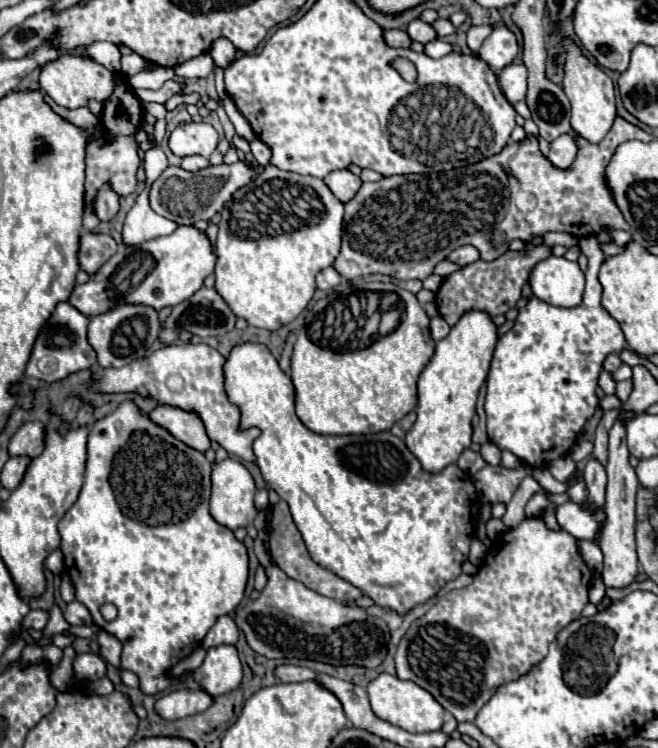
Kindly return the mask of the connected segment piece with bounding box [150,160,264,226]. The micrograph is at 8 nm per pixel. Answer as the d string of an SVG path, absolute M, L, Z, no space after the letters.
M238 160L236 164L208 166L198 172L186 172L178 166L168 166L160 174L160 178L152 184L150 206L156 214L186 226L198 220L212 220L238 188L254 182L262 172L264 172L264 166L260 164L252 166L248 160Z

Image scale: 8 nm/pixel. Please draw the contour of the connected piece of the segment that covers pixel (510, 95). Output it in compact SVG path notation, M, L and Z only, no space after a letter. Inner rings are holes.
M508 64L498 80L500 80L500 86L502 86L502 92L506 94L508 102L518 102L518 100L524 100L526 96L526 78L528 78L528 72L526 72L526 66L524 64Z

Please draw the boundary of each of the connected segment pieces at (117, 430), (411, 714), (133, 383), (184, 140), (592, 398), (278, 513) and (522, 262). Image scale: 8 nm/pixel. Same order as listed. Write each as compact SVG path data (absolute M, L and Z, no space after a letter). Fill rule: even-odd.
M122 402L110 416L98 420L88 434L88 460L86 460L86 476L84 476L84 486L82 492L78 496L78 500L74 502L74 506L64 514L64 518L58 524L60 536L62 536L62 552L64 552L64 570L70 576L74 588L76 588L76 600L82 602L88 612L92 614L92 620L96 626L100 626L102 630L106 630L108 634L116 636L122 644L122 658L120 658L120 670L130 670L140 678L140 690L144 694L158 694L168 690L172 684L176 684L178 680L184 680L186 676L190 676L190 672L182 674L180 678L172 676L172 668L184 660L186 656L192 654L192 650L202 644L206 632L214 626L214 622L222 616L222 614L232 614L234 608L240 604L242 596L244 596L244 588L246 588L246 578L248 578L248 554L246 548L240 540L236 540L236 536L222 524L218 524L210 512L208 512L208 500L210 500L210 462L204 458L202 452L198 450L190 450L186 444L178 442L174 436L166 434L166 430L162 430L160 426L154 426L154 422L150 422L150 418L146 418L146 414L142 414L132 402ZM102 604L114 604L118 608L118 616L112 622L106 622L100 614L100 606Z
M382 672L378 678L374 678L368 684L368 696L370 696L370 706L374 714L406 732L432 732L440 730L444 722L444 708L432 698L430 692L422 690L418 684L400 680L398 676Z
M168 344L160 350L154 350L150 356L130 362L124 368L100 368L92 372L92 390L100 394L120 394L134 392L144 398L150 398L158 404L174 406L186 412L196 412L206 428L210 440L226 448L228 454L234 454L242 460L252 462L252 442L258 436L258 430L238 430L240 414L232 406L224 392L224 374L222 374L224 356L206 344ZM180 376L180 390L170 386L170 378Z
M204 122L180 124L170 136L170 150L180 158L192 154L208 158L216 150L216 144L218 144L218 132Z
M596 236L578 238L578 246L582 254L588 258L586 270L586 292L584 300L576 308L554 308L538 298L530 298L530 302L518 312L518 318L496 346L494 360L490 366L490 374L486 378L486 426L488 438L500 448L510 450L520 462L530 468L550 466L552 460L562 458L570 452L574 438L584 428L586 420L592 418L598 406L598 374L608 354L622 352L628 348L628 342L620 330L620 324L602 308L600 294L602 286L598 282L598 270L604 262L604 254L598 246Z
M280 500L280 502L276 502L276 504L272 506L272 512L270 512L270 528L272 528L272 532L270 532L270 554L272 554L274 564L276 564L286 576L290 576L292 580L302 582L306 588L310 588L310 590L314 590L314 592L318 592L318 594L322 594L322 596L328 596L328 598L332 598L332 600L344 602L344 600L356 600L358 596L362 596L362 592L360 592L358 588L350 586L346 580L342 580L342 578L338 578L336 574L332 574L330 570L318 566L318 564L310 558L310 554L308 554L308 550L306 550L306 546L304 546L304 540L302 540L302 536L300 536L296 524L294 524L294 520L292 520L292 516L290 516L288 504L286 504L284 500Z
M542 244L542 246L530 248L530 250L522 250L522 252L506 252L498 260L492 260L492 262L476 260L476 262L468 264L460 272L454 272L448 278L444 278L440 290L436 292L436 304L438 304L440 316L450 326L454 326L458 322L458 318L472 308L486 310L490 316L506 314L520 300L520 290L522 290L526 278L530 276L532 268L538 262L546 260L548 256L552 256L552 248Z

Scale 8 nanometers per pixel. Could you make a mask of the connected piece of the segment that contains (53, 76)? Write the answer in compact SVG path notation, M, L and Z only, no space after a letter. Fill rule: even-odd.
M62 54L56 62L50 62L42 68L42 74L40 74L40 86L48 92L48 96L58 104L58 106L64 106L64 108L82 108L86 106L90 100L96 100L100 104L104 104L112 94L114 94L114 88L116 88L116 74L106 70L104 66L96 64L94 60L90 58L82 58L82 56L68 56L68 54Z

